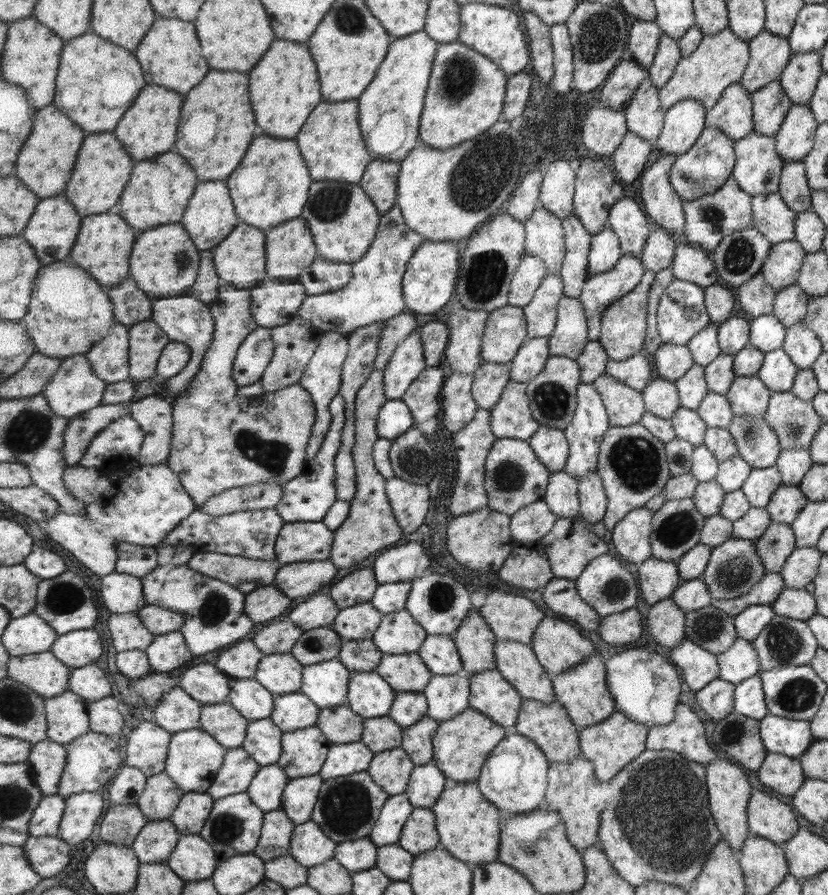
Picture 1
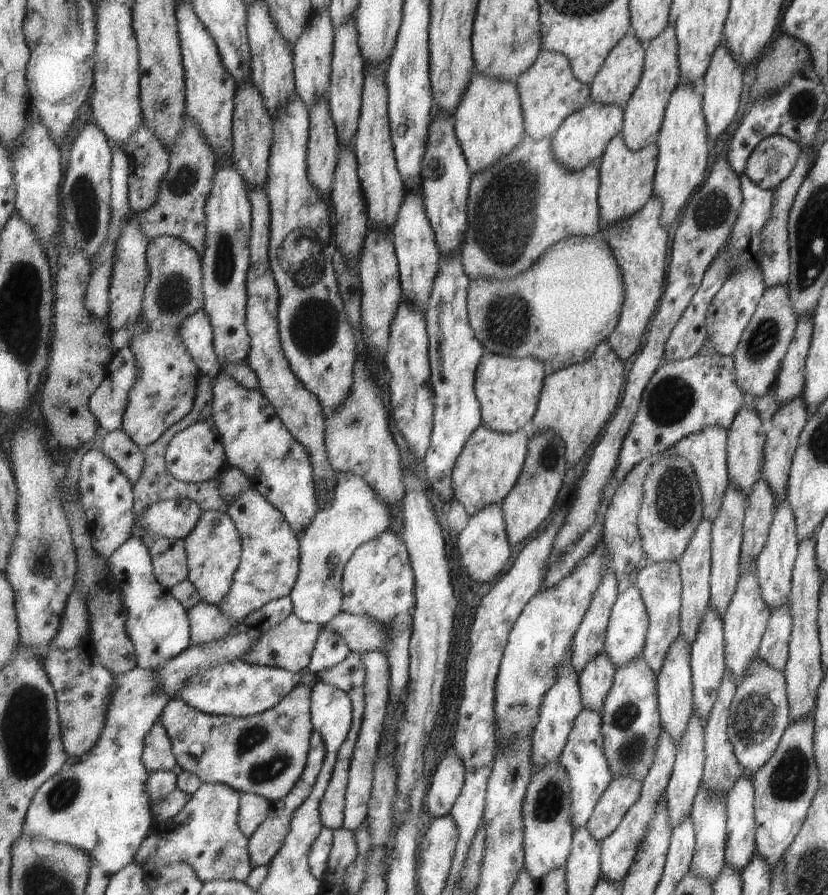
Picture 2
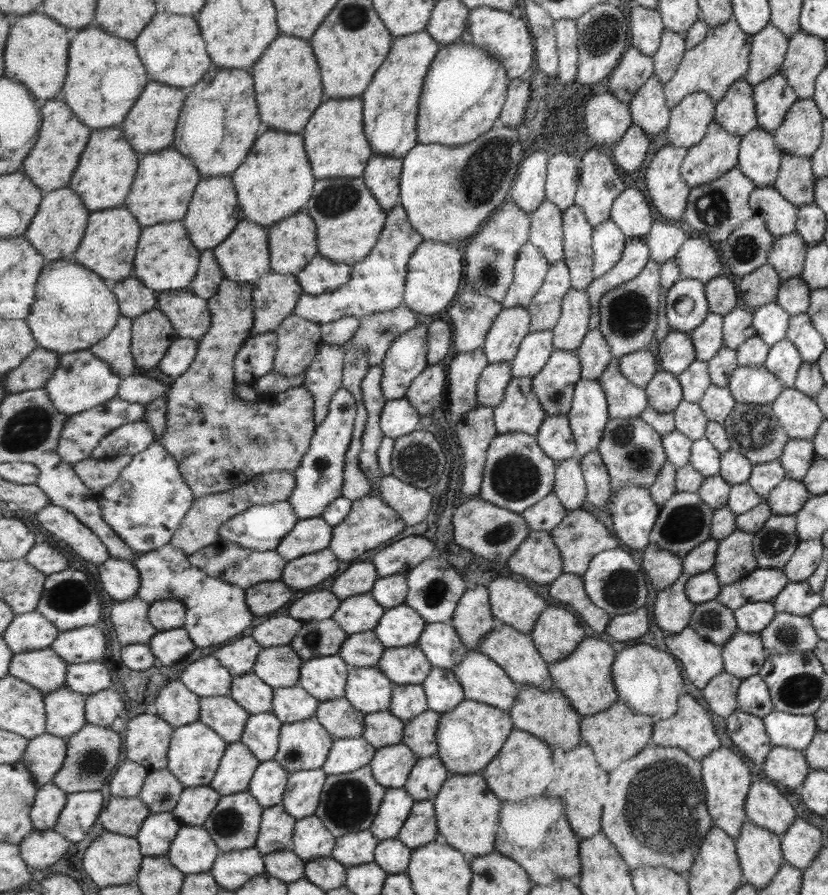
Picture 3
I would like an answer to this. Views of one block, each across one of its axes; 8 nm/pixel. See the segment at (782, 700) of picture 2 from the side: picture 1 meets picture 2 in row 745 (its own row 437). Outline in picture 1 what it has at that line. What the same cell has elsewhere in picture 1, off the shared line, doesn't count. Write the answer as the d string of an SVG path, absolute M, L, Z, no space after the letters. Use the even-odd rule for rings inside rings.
M733 415L726 429L736 445L736 454L753 469L775 465L781 446L762 415Z

